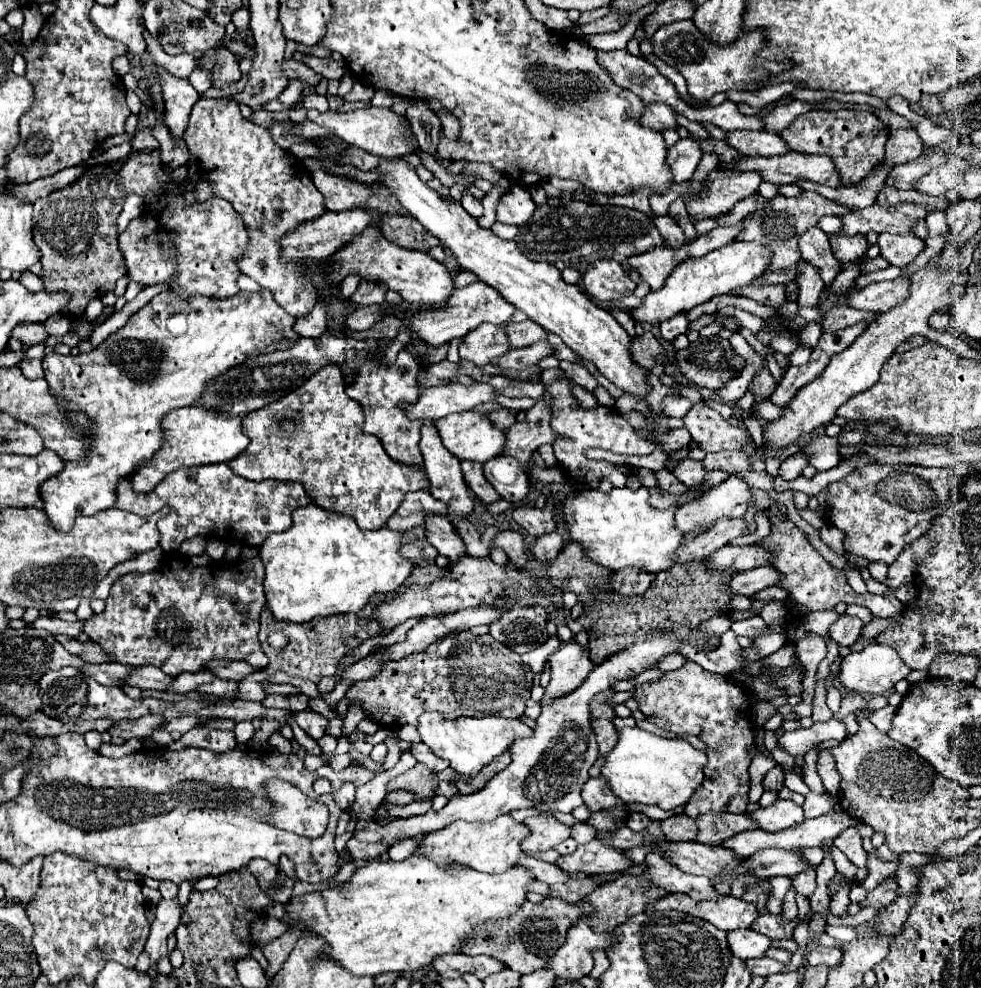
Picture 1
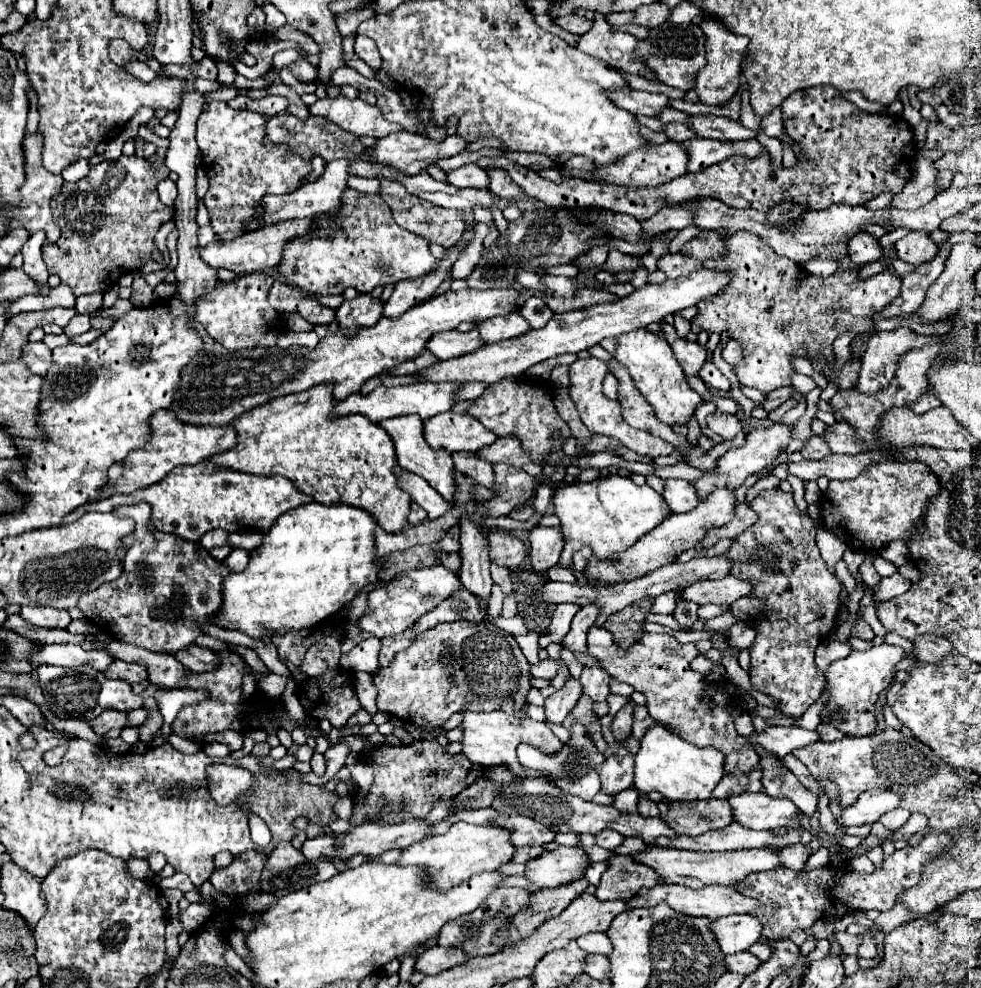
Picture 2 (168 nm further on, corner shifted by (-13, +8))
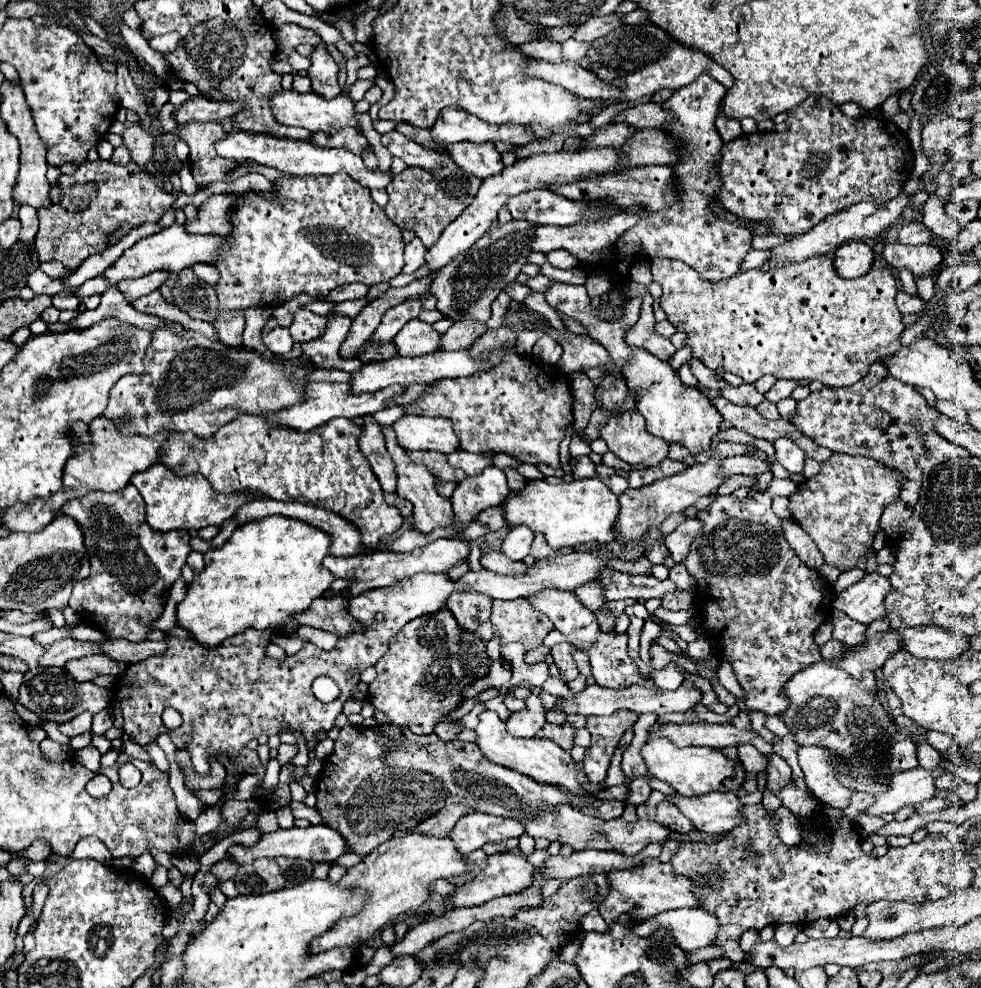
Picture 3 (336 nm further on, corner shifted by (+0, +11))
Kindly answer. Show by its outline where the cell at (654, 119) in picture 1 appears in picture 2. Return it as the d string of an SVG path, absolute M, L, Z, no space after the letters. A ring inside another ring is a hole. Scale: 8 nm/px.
M630 91L630 93L614 93L610 99L614 99L616 107L622 107L634 115L646 115L646 117L658 117L662 109L668 107L670 99L662 93L646 93L646 91Z

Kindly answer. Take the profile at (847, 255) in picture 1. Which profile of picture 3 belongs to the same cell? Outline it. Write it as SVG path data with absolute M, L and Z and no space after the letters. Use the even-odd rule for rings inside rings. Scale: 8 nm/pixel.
M849 242L835 252L835 272L843 278L865 276L873 264L873 250L865 242Z

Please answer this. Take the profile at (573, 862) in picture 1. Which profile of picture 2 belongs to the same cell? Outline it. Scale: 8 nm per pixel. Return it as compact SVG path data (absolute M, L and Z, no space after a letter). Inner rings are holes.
M558 847L556 851L546 851L542 857L526 865L526 877L542 887L558 887L580 879L590 863L590 855L582 847Z

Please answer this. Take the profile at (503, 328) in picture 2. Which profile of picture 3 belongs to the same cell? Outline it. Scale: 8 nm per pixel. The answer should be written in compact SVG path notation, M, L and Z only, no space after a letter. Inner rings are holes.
M461 320L455 322L445 334L441 334L439 340L439 350L461 350L461 348L469 348L477 336L481 336L487 330L485 324L477 324L473 320Z

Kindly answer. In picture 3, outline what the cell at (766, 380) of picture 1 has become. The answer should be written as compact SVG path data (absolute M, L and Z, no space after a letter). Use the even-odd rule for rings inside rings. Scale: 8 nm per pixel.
M815 256L815 258L809 258L805 262L799 262L799 264L789 264L789 266L777 266L769 272L761 272L761 270L747 270L747 272L741 272L729 280L721 280L717 284L707 284L705 280L701 280L697 276L697 272L687 266L685 262L681 260L669 260L669 258L657 258L651 262L651 274L653 274L653 280L661 284L663 288L663 296L661 296L661 308L663 312L667 314L667 320L679 330L679 332L685 332L687 334L687 346L691 348L691 354L695 358L699 358L709 370L725 370L725 372L731 372L731 374L737 374L745 380L745 384L753 384L755 380L759 380L761 376L765 374L773 374L775 378L791 378L791 380L803 380L803 378L809 378L809 380L819 380L823 382L825 386L831 386L831 388L839 388L839 386L849 386L849 384L855 384L857 380L861 380L867 372L869 372L869 366L873 362L879 362L883 360L885 356L897 352L901 348L901 332L905 330L905 324L901 322L903 314L897 310L895 306L895 294L899 292L897 288L897 278L891 270L887 268L871 268L865 276L861 278L855 278L855 280L845 280L841 276L837 276L835 268L833 268L833 262L827 258L827 256Z

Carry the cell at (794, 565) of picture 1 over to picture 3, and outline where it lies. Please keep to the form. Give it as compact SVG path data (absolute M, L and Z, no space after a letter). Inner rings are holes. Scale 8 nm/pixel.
M775 478L769 490L765 494L757 492L755 498L715 498L709 508L697 512L697 520L703 524L703 528L683 560L685 568L697 582L695 608L697 616L701 618L701 628L705 628L707 634L715 636L717 640L721 638L721 658L731 662L737 682L745 692L745 704L765 714L783 712L787 706L787 700L781 694L783 684L793 674L821 660L813 634L831 612L831 588L823 582L817 570L807 568L791 550L781 530L781 518L771 510L771 500L775 496L789 496L793 492L795 484L791 480Z

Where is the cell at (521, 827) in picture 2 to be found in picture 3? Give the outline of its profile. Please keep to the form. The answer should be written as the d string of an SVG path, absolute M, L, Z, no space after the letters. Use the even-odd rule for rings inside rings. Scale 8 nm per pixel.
M471 812L463 816L449 832L449 838L455 842L455 848L461 854L469 854L481 848L485 842L501 842L507 838L519 838L519 836L523 836L521 822L483 814L483 812Z

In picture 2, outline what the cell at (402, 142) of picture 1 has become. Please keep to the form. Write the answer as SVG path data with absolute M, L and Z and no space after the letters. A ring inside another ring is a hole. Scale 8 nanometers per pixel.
M346 97L318 99L314 105L310 105L310 113L322 115L338 123L344 131L350 131L356 137L370 135L374 139L380 139L390 133L402 131L402 125L388 121L378 105L370 105L362 99L346 99Z

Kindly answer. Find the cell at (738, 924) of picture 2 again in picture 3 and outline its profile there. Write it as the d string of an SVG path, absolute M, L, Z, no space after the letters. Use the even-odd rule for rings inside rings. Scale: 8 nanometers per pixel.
M677 908L641 922L635 934L649 938L657 930L669 932L673 944L677 944L681 950L691 952L711 946L717 934L717 920L701 908Z

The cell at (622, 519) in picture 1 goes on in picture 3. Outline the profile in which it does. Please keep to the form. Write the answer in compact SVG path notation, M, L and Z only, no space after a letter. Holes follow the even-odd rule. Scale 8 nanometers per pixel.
M599 478L573 480L549 484L547 480L527 480L521 492L509 492L503 502L503 516L507 524L527 526L533 532L543 532L547 544L557 550L562 547L574 547L578 544L613 540L613 524L617 520L619 502L617 496L605 486Z

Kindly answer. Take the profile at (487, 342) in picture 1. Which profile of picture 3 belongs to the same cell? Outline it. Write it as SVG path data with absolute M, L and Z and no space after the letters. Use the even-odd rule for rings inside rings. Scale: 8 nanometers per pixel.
M409 320L409 324L397 332L393 344L401 356L423 356L437 352L439 338L441 334L435 332L429 324L421 320Z

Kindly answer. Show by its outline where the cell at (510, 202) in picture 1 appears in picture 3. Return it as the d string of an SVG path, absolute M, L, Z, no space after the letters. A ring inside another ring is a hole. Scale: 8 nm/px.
M457 142L445 146L445 150L457 162L457 166L465 168L465 172L473 172L481 180L503 170L501 154L497 152L493 142L485 142L485 144Z

